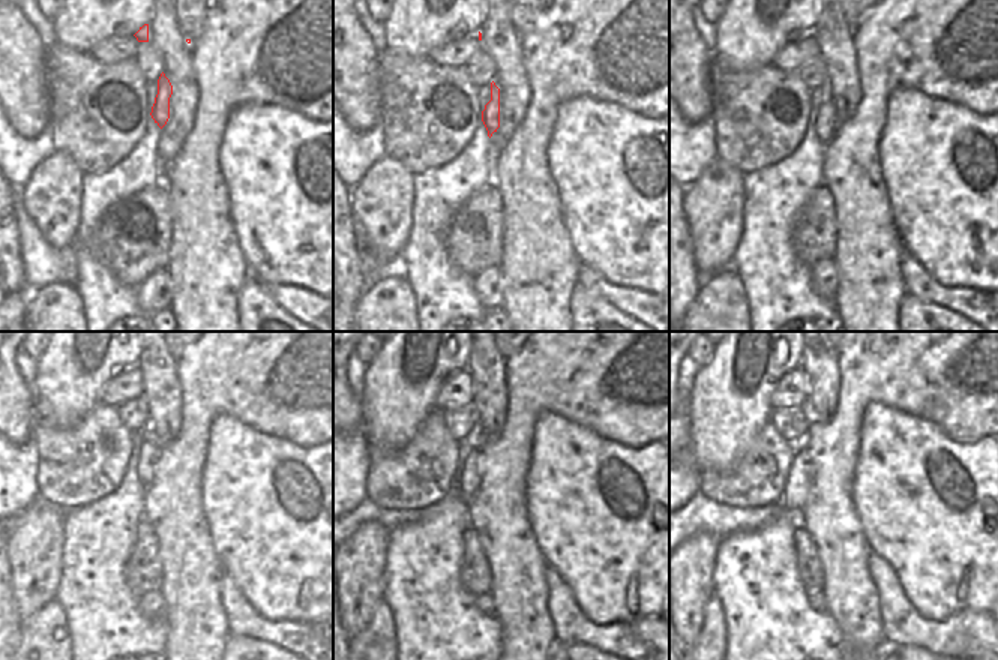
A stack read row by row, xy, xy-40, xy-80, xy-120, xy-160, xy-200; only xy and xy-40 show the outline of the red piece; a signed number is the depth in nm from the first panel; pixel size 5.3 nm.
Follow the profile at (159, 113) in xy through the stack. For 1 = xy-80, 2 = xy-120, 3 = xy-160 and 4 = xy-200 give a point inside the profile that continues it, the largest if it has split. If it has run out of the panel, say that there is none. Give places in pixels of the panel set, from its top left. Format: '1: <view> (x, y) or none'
1: xy-80 (826, 128)
2: xy-120 (149, 452)
3: xy-160 (468, 473)
4: xy-200 (799, 483)

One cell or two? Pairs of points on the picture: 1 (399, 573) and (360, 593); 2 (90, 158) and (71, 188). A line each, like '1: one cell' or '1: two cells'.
1: two cells
2: two cells

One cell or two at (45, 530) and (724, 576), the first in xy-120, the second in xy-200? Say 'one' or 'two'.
two

